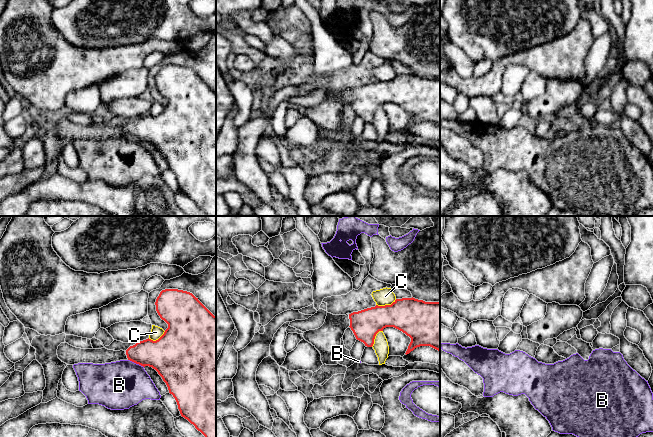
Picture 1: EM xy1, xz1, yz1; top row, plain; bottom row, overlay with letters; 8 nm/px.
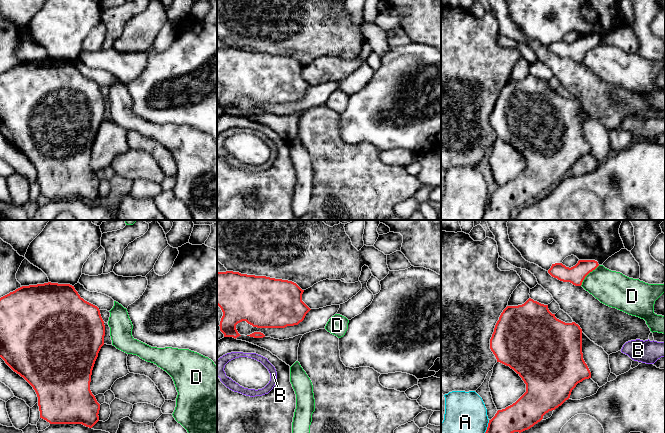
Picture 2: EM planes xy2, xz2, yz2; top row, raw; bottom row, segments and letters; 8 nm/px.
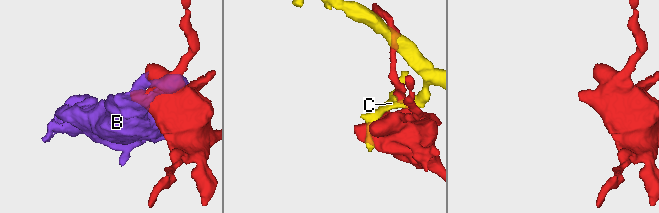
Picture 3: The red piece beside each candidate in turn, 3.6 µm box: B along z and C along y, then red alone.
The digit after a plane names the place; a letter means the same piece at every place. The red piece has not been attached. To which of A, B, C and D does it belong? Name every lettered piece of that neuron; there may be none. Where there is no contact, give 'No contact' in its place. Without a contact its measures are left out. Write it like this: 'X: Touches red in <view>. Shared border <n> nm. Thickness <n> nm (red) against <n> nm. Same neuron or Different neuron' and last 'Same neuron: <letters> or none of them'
A: Touches red in yz2. Shared border 110 nm. Thickness 220 nm (red) against 340 nm. Different neuron
B: Touches red in xy1. Shared border 140 nm. Thickness 300 nm (red) against 380 nm. Different neuron
C: Touches red in xz1. Shared border 180 nm. Thickness 300 nm (red) against 140 nm. Different neuron
D: Touches red in yz2. Shared border 220 nm. Thickness 140 nm (red) against 280 nm. Different neuron
Same neuron: none of them

